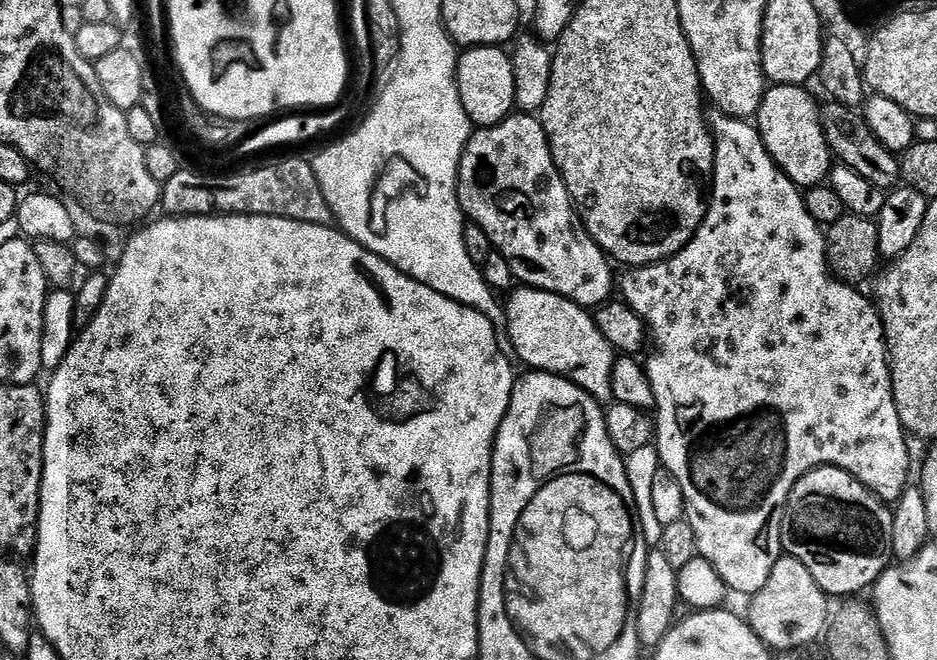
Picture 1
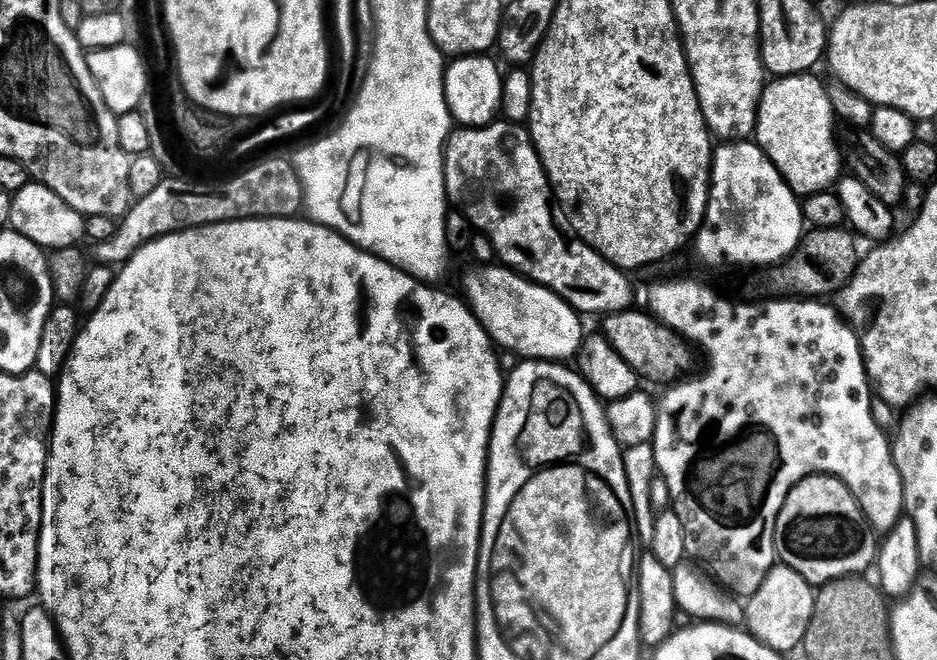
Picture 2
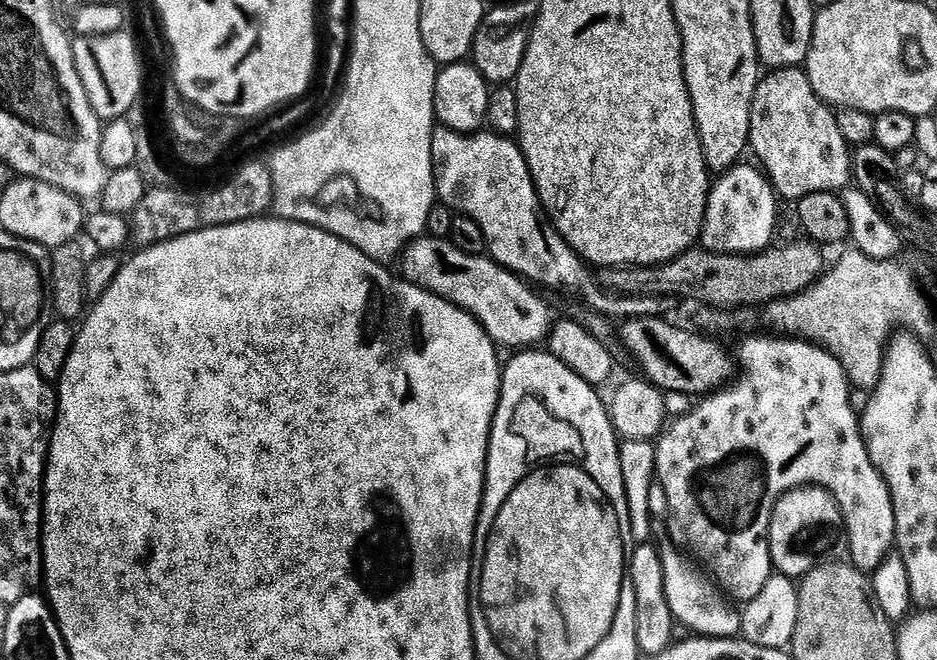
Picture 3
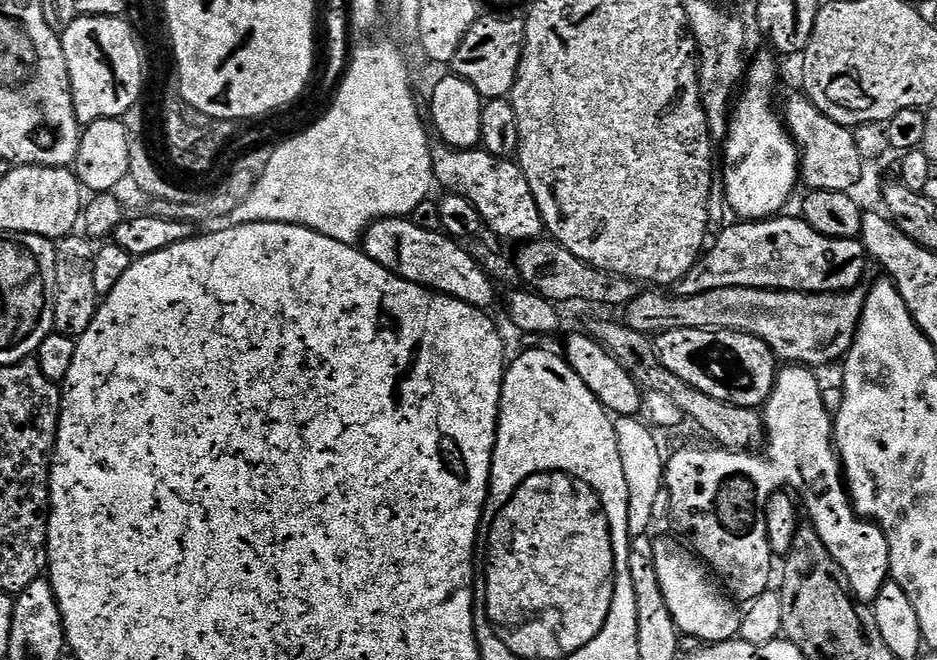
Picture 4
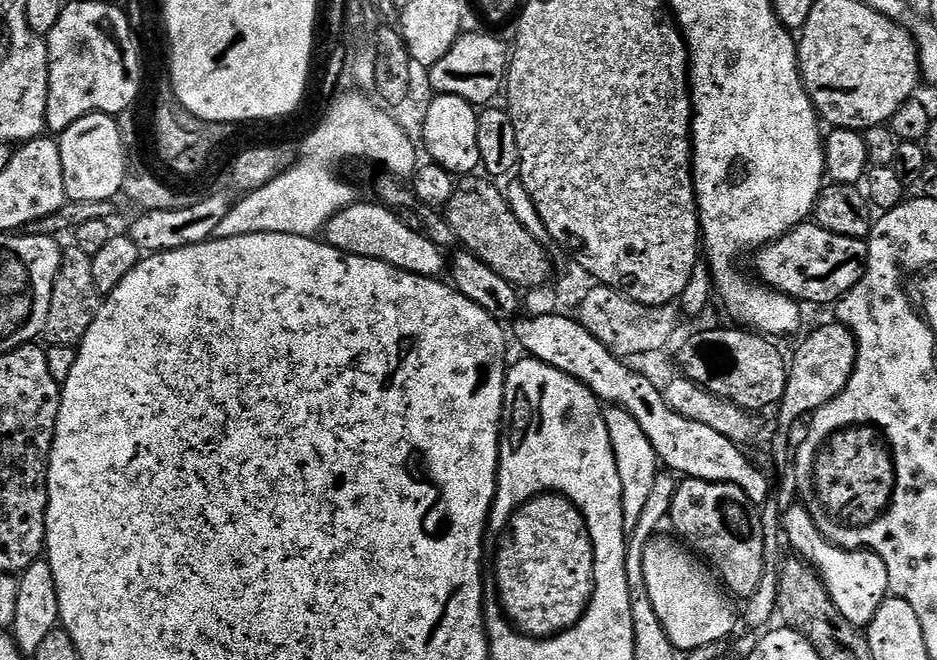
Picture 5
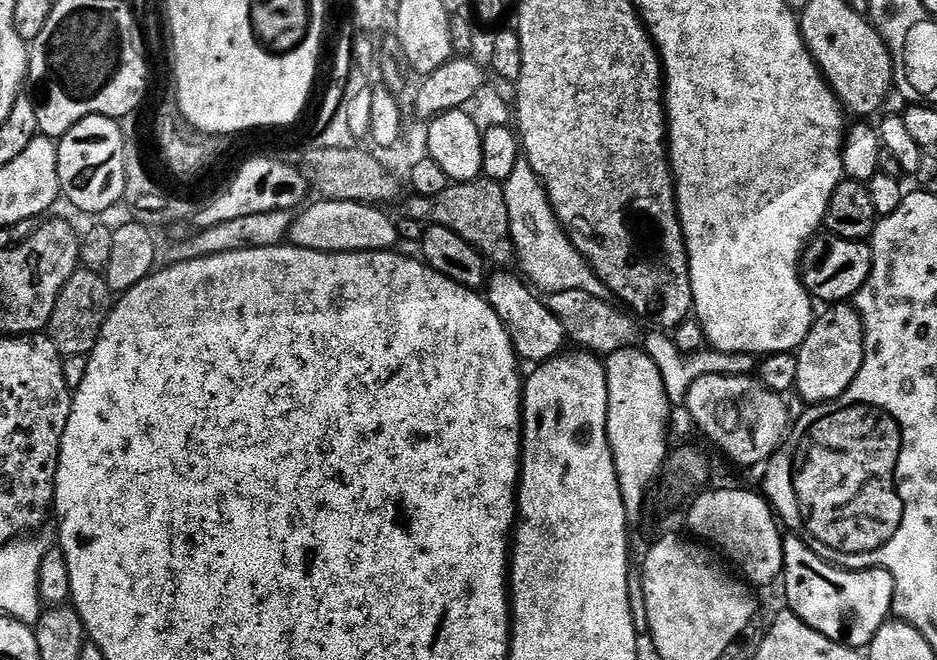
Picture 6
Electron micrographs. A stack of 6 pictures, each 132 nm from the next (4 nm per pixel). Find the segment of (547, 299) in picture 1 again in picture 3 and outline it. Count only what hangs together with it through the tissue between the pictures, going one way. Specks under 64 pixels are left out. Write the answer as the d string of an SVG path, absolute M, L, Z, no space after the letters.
M425 234L419 240L413 240L404 249L402 259L399 261L399 264L401 263L399 271L403 279L422 290L433 292L435 296L441 296L443 300L457 304L463 312L476 317L480 325L487 330L489 338L497 345L505 344L506 347L512 348L511 350L528 350L539 345L536 344L539 340L540 343L547 341L554 323L554 316L548 313L548 304L539 296L541 293L535 287L529 286L515 272L509 272L487 255L464 253L451 239L439 240L438 237L432 235Z

